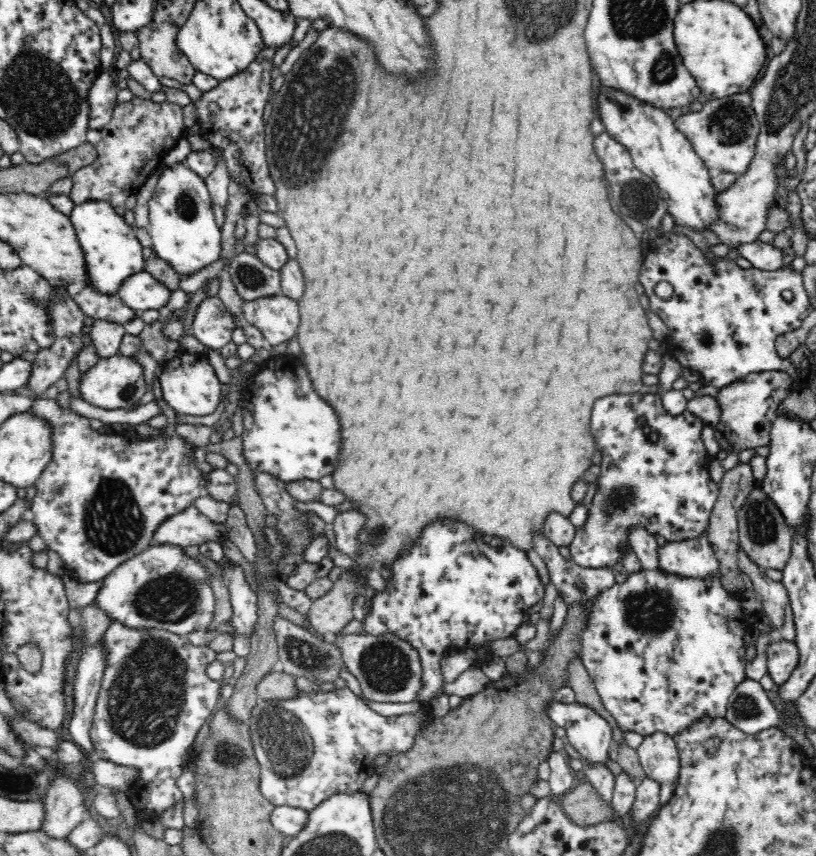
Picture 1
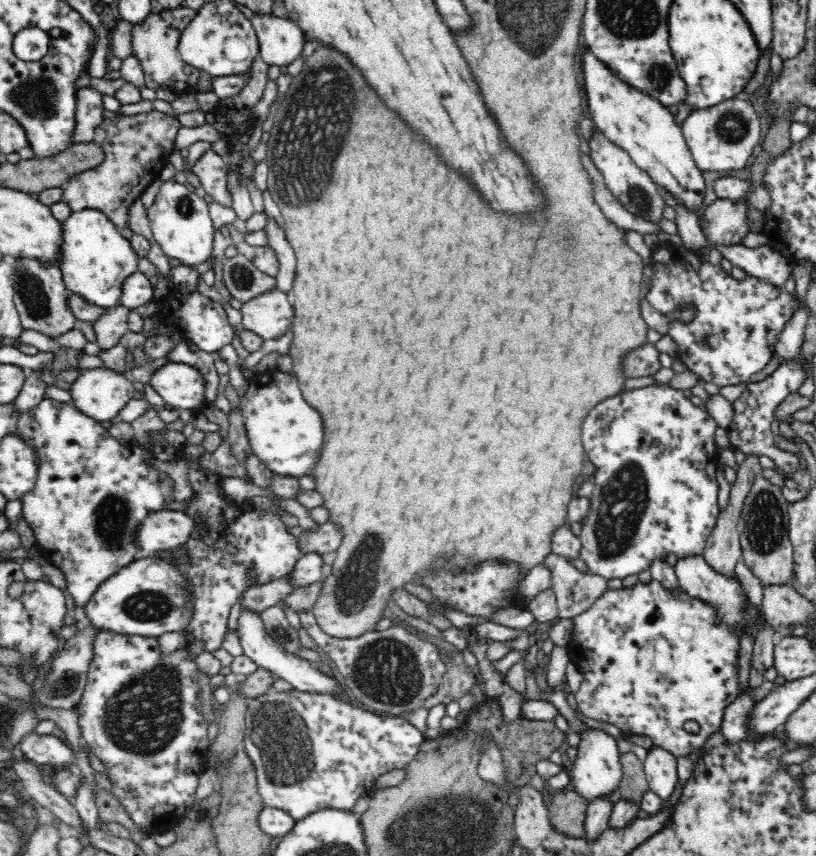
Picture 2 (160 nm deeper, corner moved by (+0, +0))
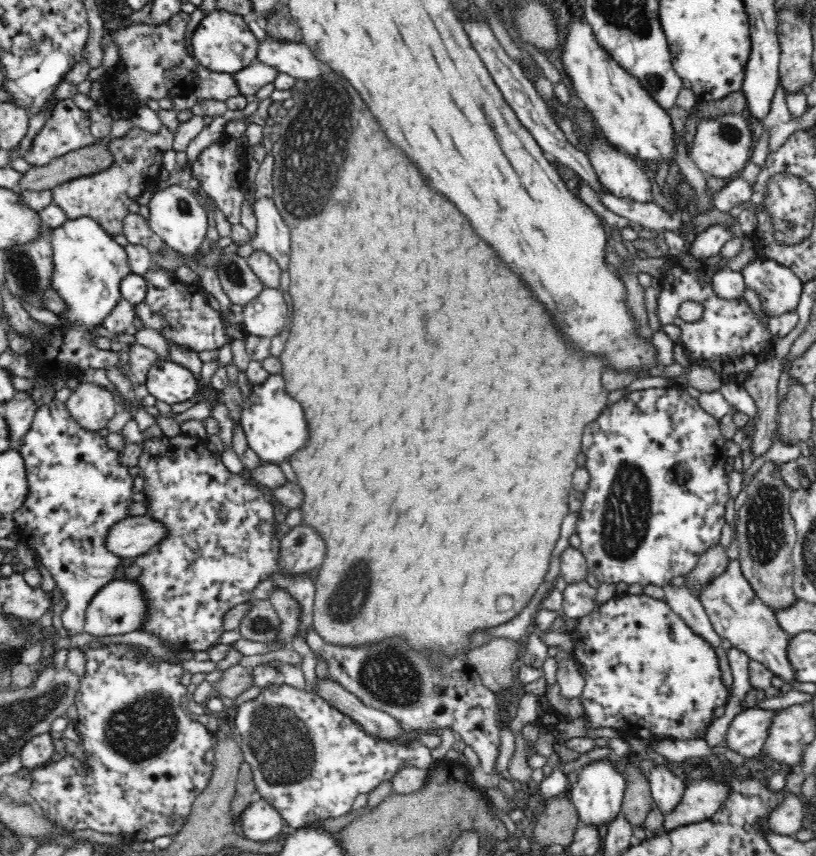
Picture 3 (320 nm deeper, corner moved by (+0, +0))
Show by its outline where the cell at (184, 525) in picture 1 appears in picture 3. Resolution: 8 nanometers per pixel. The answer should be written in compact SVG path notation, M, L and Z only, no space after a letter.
M146 516L126 517L113 524L104 538L105 548L120 559L144 555L164 536L162 523Z

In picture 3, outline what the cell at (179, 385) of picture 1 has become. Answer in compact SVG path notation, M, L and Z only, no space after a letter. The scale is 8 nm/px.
M170 360L156 361L148 370L145 384L149 394L170 405L193 399L199 390L192 372Z

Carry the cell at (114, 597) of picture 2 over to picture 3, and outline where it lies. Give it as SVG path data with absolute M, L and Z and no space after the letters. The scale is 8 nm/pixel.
M116 579L105 584L90 600L85 610L84 630L94 636L116 636L138 631L146 612L144 593L134 581Z

